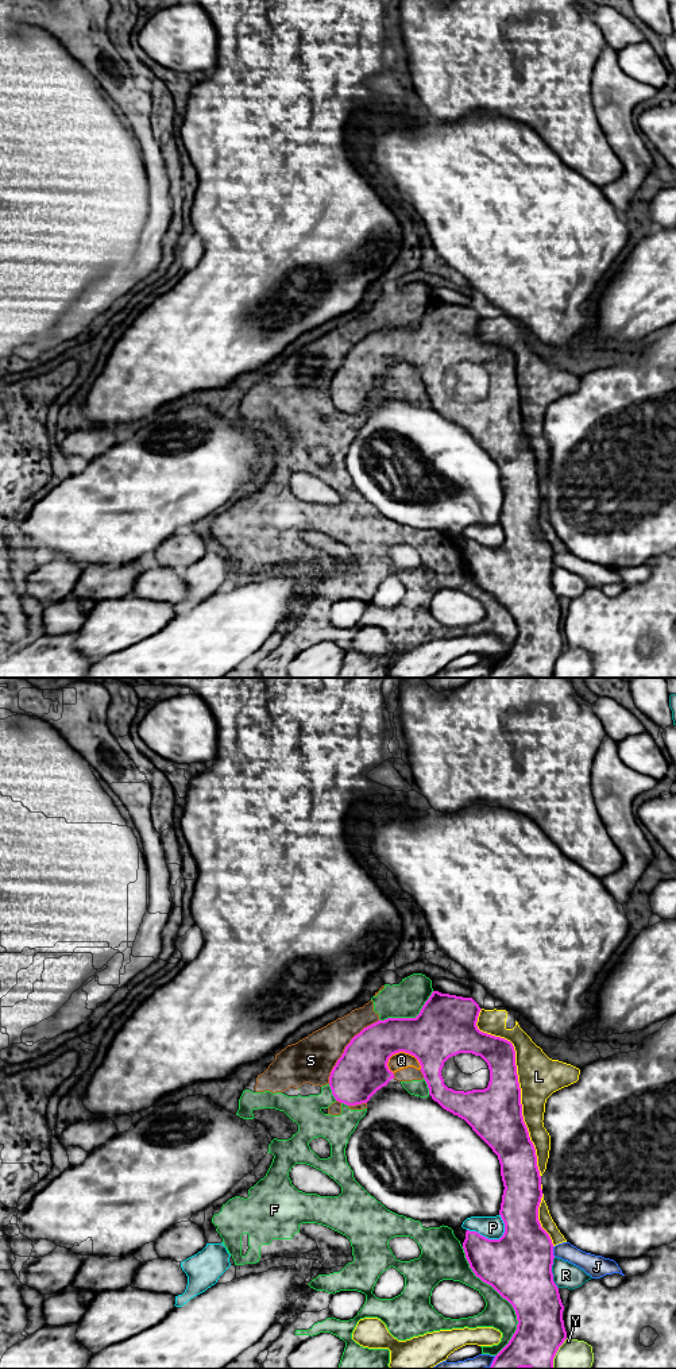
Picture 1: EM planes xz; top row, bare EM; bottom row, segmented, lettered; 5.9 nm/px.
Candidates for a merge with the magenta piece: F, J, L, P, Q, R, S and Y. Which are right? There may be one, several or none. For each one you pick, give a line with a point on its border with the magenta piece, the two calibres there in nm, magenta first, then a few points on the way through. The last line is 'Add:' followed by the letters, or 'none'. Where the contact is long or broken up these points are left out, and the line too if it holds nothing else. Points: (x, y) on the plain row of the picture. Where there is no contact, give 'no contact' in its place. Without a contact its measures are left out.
Add: none

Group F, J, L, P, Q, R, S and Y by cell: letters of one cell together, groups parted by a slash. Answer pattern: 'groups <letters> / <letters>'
groups F Q S / J / L / P / R / Y

